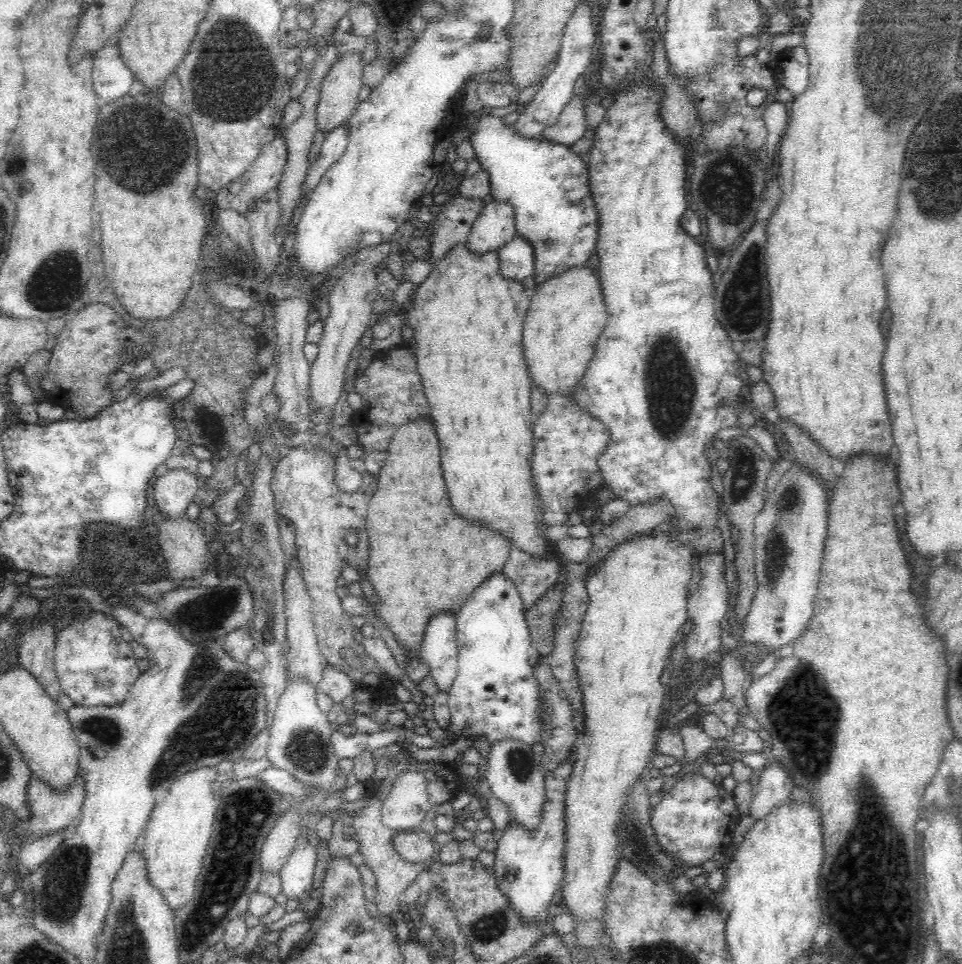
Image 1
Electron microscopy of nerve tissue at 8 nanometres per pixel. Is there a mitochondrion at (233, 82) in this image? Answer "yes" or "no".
yes

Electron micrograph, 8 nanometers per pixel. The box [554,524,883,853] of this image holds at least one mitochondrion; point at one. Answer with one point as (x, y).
(803, 714)

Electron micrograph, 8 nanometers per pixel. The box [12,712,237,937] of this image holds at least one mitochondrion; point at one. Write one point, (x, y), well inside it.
(67, 874)

